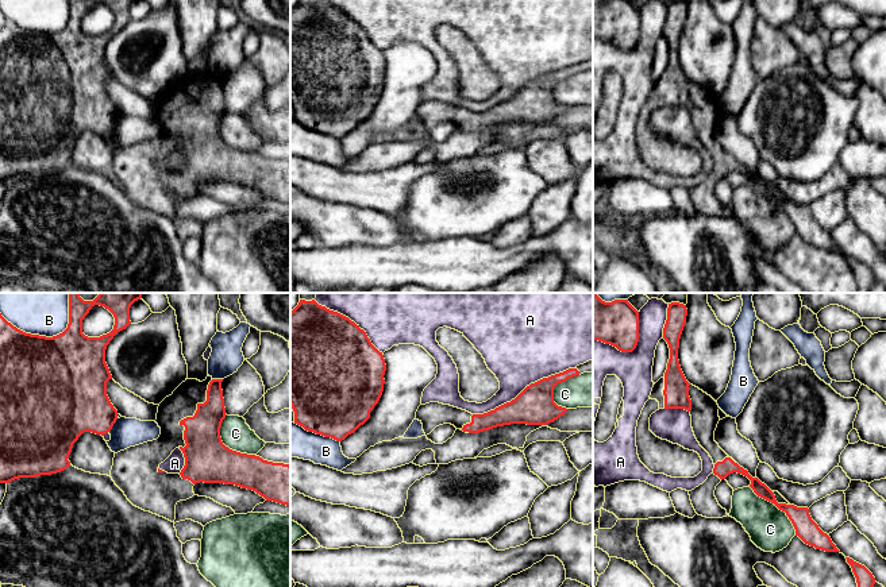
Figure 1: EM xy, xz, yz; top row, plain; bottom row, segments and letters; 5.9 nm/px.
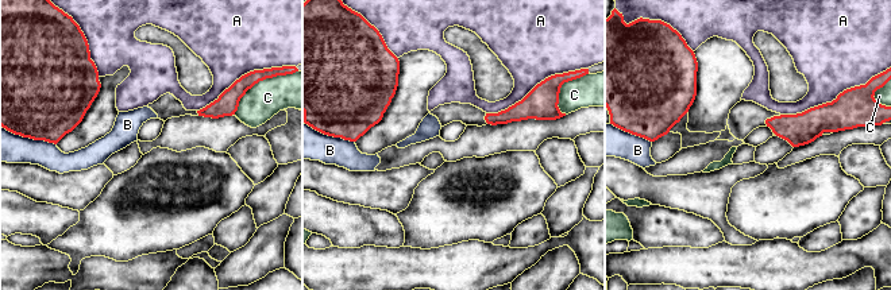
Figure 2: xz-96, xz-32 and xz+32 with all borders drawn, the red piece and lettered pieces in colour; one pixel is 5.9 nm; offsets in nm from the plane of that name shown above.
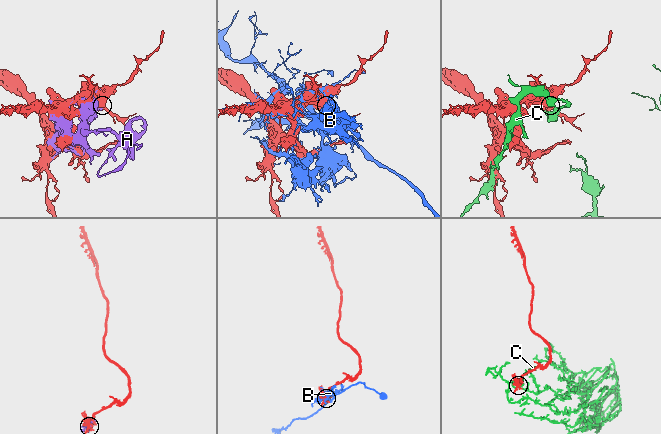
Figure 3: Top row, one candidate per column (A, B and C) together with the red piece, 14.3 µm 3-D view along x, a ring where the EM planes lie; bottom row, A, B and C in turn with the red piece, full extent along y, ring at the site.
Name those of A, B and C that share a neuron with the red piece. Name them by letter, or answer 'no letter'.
no letter

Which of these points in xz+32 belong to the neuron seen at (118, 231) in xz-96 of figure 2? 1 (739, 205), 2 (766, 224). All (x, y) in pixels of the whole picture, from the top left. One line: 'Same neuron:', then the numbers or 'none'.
Same neuron: 1, 2

